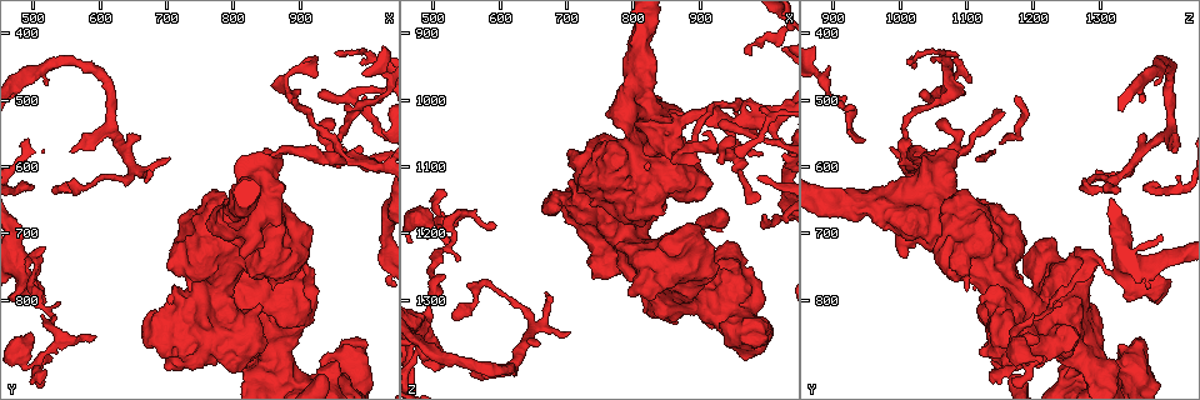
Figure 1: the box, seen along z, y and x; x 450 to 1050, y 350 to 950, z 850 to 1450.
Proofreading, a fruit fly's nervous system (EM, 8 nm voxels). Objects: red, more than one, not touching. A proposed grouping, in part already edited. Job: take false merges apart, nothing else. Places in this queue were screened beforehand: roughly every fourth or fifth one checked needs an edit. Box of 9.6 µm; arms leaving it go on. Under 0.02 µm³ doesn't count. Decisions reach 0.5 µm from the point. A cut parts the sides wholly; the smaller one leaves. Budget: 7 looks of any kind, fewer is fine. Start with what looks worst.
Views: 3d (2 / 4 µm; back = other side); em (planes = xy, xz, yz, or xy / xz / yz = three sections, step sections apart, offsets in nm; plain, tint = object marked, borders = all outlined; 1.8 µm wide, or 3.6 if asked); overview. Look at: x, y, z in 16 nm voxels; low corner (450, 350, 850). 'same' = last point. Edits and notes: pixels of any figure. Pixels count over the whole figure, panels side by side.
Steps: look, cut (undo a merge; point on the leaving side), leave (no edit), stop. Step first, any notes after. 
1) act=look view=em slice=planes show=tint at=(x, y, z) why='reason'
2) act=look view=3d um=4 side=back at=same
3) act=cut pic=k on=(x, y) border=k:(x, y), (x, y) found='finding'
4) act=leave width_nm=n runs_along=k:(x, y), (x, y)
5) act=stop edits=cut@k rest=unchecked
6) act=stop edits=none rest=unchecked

act=look view=3d um=4 at=(825, 800, 1240) why='sudden change in width'

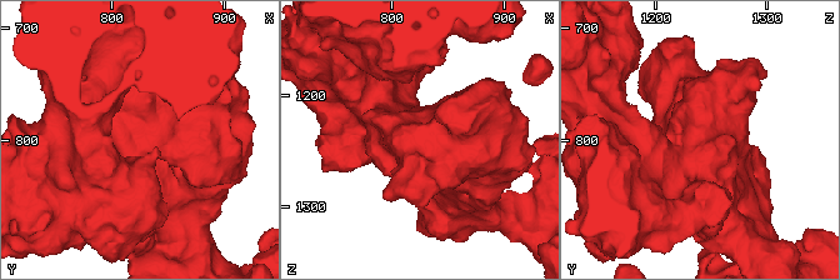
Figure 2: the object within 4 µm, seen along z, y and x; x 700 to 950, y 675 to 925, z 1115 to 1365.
act=look view=em um=3.6 slice=xy step=16 show=plain at=same why='need the tissue'

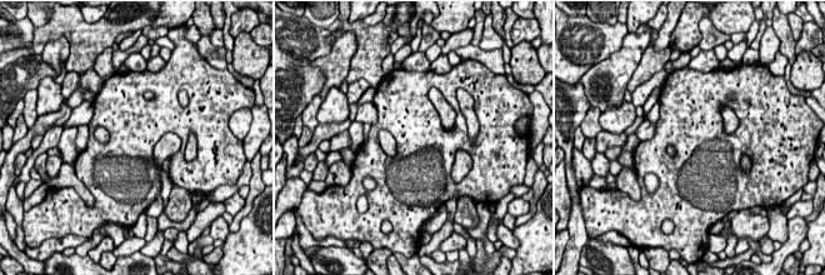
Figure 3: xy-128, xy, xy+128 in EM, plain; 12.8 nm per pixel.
act=look view=em um=3.6 slice=xy step=16 show=tint at=same

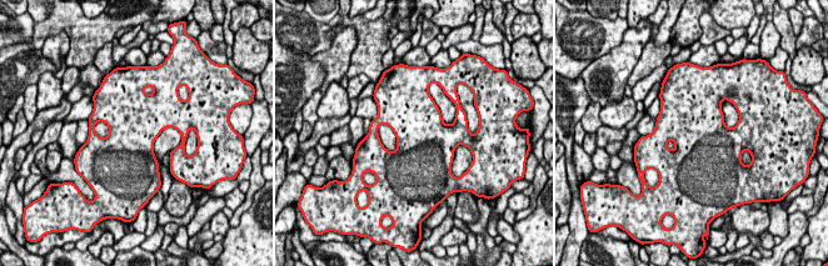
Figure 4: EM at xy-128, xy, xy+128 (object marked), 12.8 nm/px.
act=leave found='one neuron here'

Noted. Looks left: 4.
act=look view=3d um=4 at=(505, 760, 1270) why='narrows sharply'

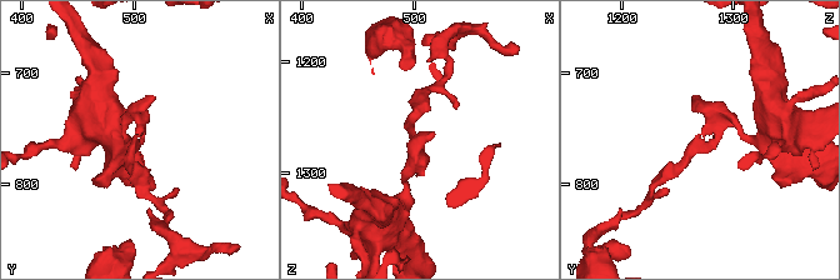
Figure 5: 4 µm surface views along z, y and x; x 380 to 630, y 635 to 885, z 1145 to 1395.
act=look view=em slice=planes show=tint at=(502, 760, 1268) why='now the EM'

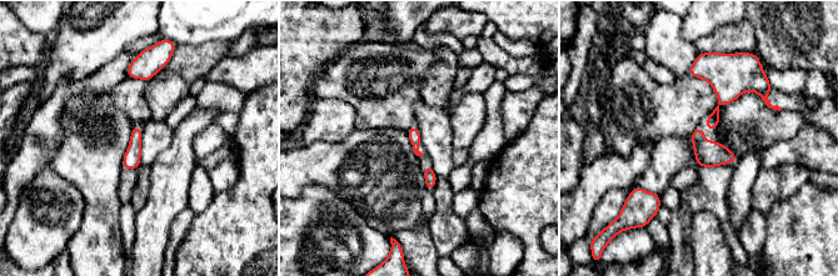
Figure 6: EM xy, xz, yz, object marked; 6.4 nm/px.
act=cut pic=6 on=(763, 95) border=6:(769, 89), (758, 93) found='a second neuron is stuck on'

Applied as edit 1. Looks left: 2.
act=look view=3d um=4 at=(875, 575, 1030) why='thick turns thin'

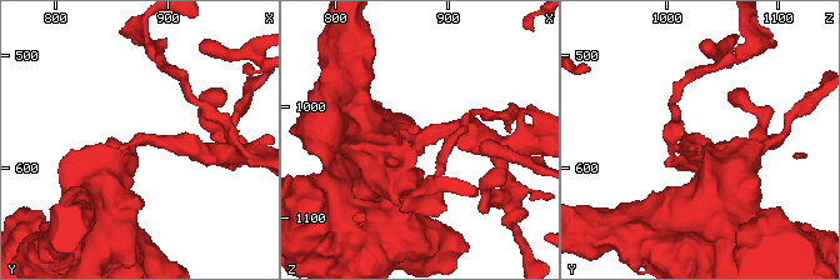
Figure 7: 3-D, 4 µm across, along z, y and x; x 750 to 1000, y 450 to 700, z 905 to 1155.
act=look view=em um=3.6 slice=planes show=tint at=(876, 578, 1036) arm_widths_nm=300,650

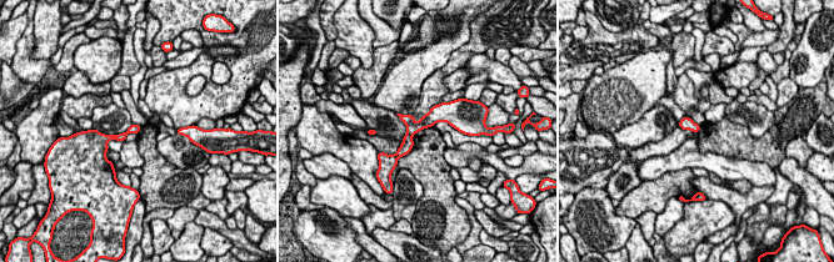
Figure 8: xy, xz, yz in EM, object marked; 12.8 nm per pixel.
act=cut pic=8 on=(424, 122) border=8:(408, 131), (411, 136) found='a second neuron is stuck on'

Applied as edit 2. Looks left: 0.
act=stop edits=cut@6,cut@8 rest=unchecked

